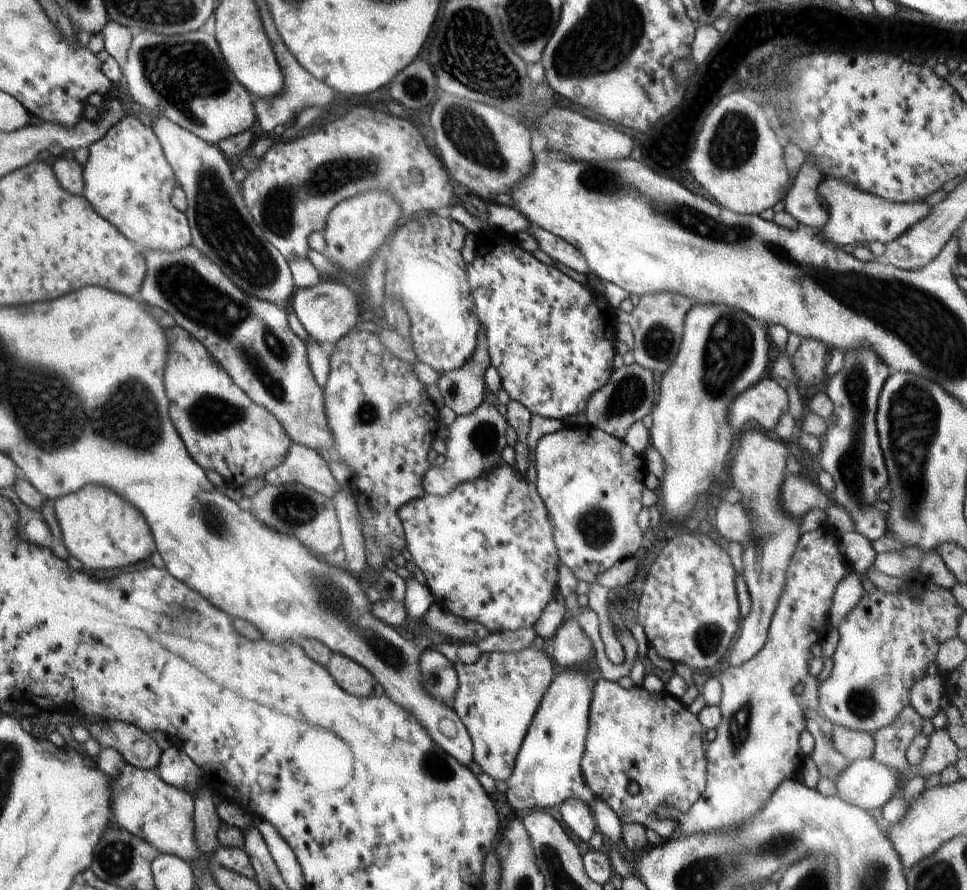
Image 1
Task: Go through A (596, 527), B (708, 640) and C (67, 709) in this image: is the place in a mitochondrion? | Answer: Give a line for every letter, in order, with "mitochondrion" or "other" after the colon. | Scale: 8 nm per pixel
A: mitochondrion
B: mitochondrion
C: other

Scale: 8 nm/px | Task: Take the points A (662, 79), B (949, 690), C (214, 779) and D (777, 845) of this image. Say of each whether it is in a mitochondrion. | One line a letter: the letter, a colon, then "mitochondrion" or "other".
A: other
B: other
C: other
D: mitochondrion

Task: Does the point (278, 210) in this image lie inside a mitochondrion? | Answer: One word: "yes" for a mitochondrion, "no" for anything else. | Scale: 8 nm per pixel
yes

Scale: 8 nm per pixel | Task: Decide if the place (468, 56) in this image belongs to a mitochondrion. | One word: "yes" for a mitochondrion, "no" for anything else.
yes

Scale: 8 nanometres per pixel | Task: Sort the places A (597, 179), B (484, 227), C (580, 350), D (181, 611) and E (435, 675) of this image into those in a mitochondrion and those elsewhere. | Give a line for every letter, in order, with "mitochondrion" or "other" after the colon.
A: mitochondrion
B: other
C: other
D: mitochondrion
E: mitochondrion

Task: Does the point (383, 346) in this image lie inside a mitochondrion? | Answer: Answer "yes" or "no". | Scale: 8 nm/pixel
no

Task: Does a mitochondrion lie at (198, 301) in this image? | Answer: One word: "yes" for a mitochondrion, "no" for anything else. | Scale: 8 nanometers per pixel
yes

